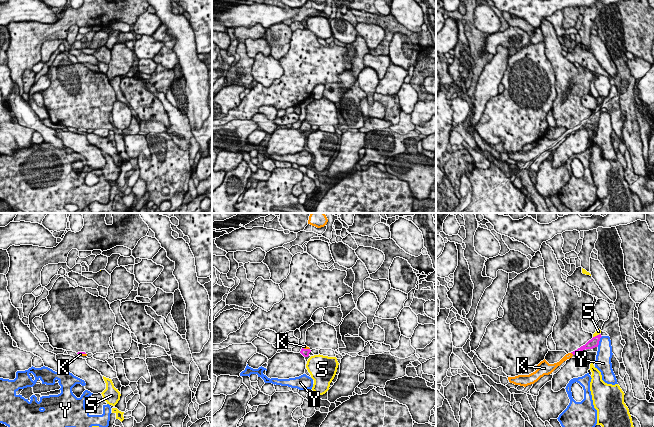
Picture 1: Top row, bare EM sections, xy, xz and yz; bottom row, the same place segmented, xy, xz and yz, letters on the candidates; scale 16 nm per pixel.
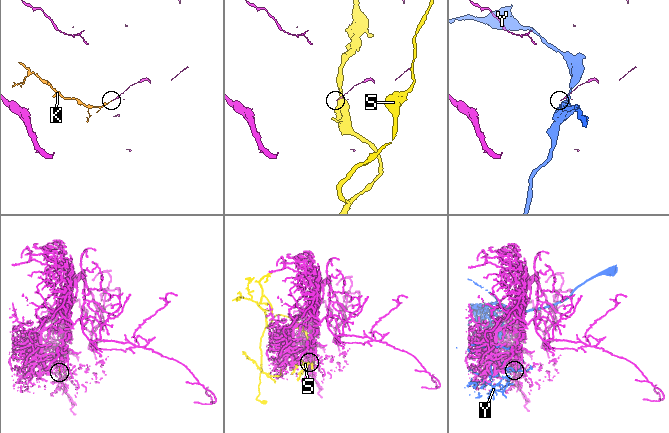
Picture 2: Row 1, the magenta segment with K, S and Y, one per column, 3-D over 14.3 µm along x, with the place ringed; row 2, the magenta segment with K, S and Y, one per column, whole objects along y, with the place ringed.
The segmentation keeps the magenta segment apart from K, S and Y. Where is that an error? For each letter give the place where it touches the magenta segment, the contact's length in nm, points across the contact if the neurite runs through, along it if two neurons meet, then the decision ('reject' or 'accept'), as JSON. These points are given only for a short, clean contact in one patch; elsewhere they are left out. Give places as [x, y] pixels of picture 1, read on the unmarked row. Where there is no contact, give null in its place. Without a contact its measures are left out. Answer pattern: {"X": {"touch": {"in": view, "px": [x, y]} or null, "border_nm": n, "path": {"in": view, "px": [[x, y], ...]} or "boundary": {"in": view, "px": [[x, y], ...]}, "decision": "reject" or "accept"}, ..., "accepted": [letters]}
{"K": {"touch": {"in": "yz", "px": [572, 129]}, "border_nm": 60, "path": {"in": "yz", "px": [[579, 126], [572, 129], [569, 131]]}, "decision": "accept"}, "S": {"touch": {"in": "yz", "px": [597, 111]}, "border_nm": 130, "boundary": {"in": "yz", "px": [[599, 109], [593, 113]]}, "decision": "reject"}, "Y": {"touch": {"in": "yz", "px": [599, 116]}, "border_nm": 190, "boundary": {"in": "yz", "px": [[602, 112], [597, 122]]}, "decision": "reject"}, "accepted": ["K"]}

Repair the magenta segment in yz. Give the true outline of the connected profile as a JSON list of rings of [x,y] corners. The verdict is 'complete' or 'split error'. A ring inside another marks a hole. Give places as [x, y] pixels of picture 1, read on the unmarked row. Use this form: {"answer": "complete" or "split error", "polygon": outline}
{"answer": "complete", "polygon": [[[601,110],[593,113],[591,116],[589,116],[585,121],[581,122],[580,124],[578,124],[577,126],[571,128],[573,131],[577,131],[577,130],[580,130],[582,129],[583,126],[587,126],[587,125],[593,125],[595,123],[598,123],[599,121],[599,117],[600,117],[600,114],[601,114]]]}

